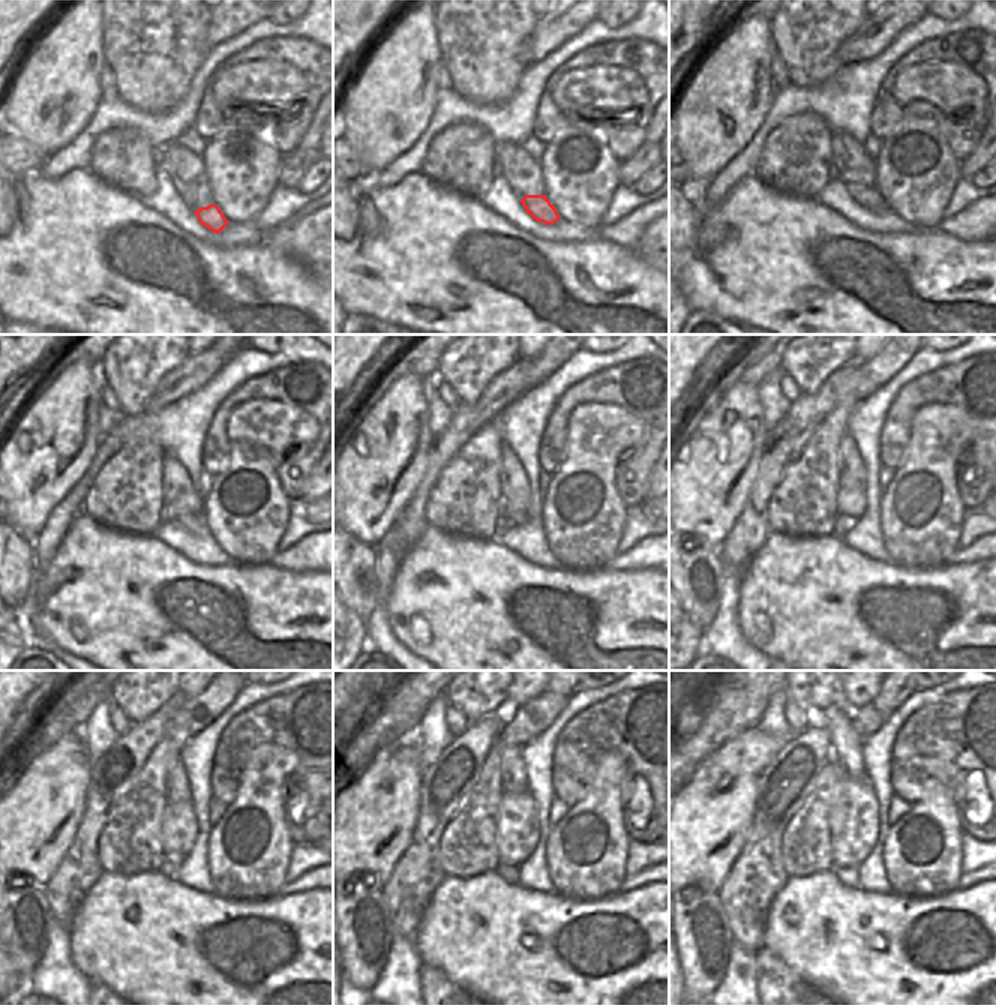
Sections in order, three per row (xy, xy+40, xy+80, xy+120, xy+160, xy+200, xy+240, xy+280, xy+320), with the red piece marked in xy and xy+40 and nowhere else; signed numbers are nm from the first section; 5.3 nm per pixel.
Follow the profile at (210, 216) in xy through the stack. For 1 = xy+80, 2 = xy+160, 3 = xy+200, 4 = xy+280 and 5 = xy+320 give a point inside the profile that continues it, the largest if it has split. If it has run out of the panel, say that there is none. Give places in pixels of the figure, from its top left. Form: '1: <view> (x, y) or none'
1: xy+80 (867, 197)
2: xy+160 (519, 518)
3: xy+200 (851, 501)
4: xy+280 (516, 819)
5: xy+320 (852, 818)

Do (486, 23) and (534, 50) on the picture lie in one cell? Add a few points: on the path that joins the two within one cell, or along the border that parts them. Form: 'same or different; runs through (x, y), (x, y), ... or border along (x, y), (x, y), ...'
different; border along (539, 18), (518, 56), (525, 66)

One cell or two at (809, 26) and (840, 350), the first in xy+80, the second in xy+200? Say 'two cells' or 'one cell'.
one cell

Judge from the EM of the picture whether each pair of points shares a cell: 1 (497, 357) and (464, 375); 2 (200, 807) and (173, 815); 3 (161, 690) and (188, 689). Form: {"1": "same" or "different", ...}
{"1": "same", "2": "different", "3": "different"}

